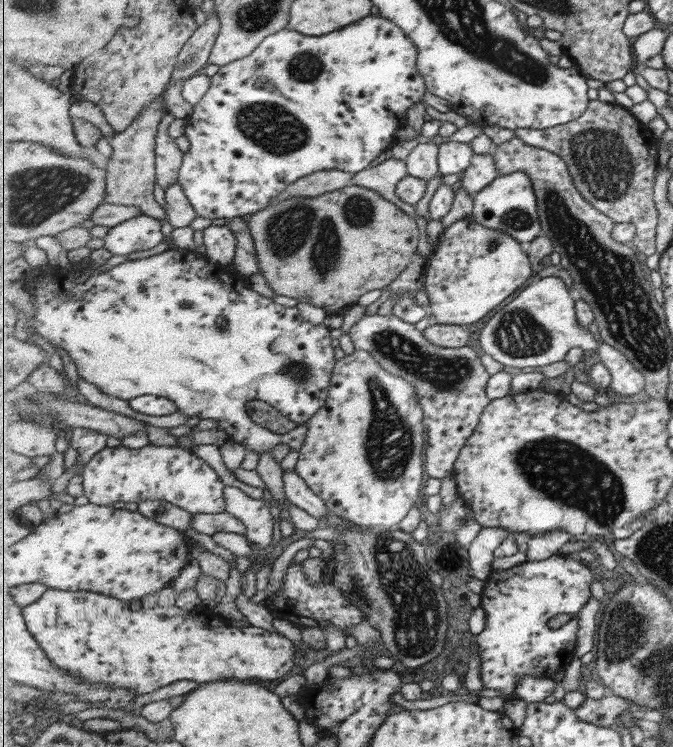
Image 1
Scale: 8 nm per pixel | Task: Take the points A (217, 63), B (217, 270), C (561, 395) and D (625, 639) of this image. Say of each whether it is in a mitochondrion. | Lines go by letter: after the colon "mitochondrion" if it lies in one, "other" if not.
A: other
B: other
C: other
D: mitochondrion

